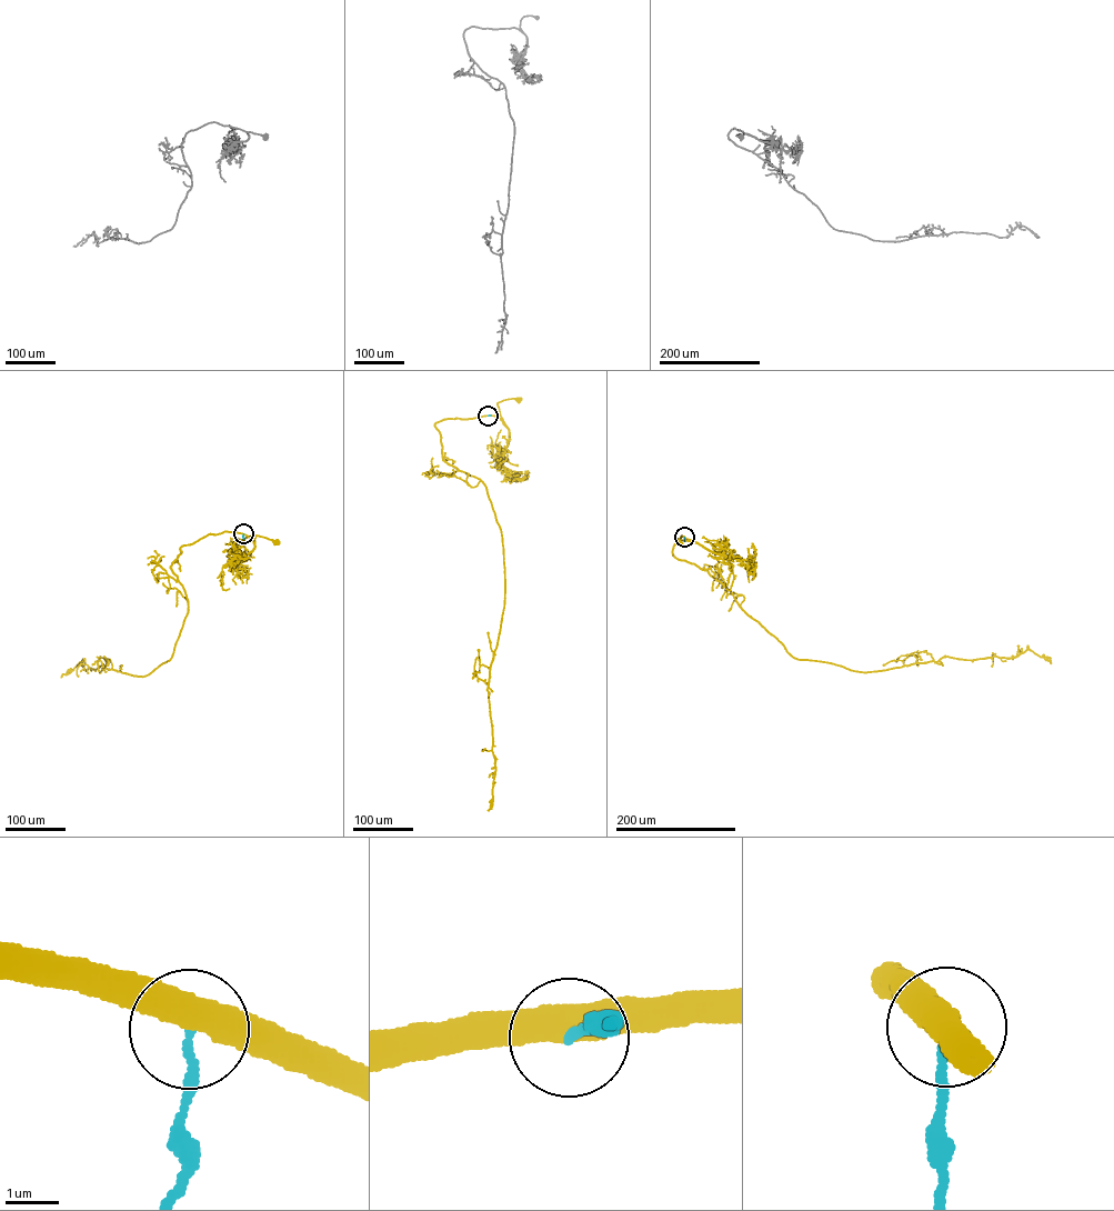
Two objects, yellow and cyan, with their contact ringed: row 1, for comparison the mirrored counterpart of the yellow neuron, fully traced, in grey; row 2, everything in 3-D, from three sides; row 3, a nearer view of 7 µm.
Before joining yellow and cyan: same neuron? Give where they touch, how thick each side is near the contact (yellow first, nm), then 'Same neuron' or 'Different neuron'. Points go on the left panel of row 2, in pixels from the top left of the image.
Place: (243, 533). Thickness 600 nm (yellow) against 150 nm. Different neuron

